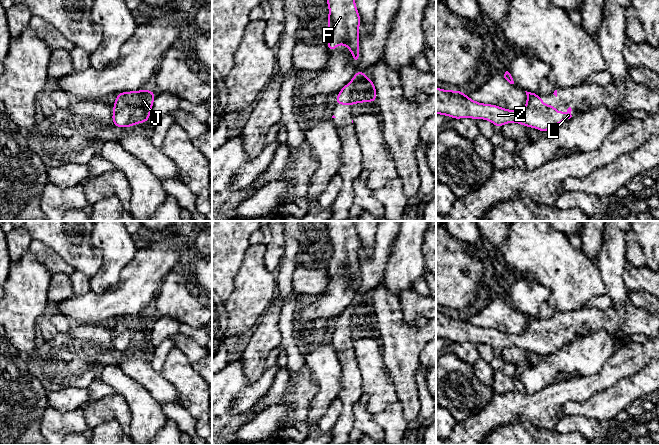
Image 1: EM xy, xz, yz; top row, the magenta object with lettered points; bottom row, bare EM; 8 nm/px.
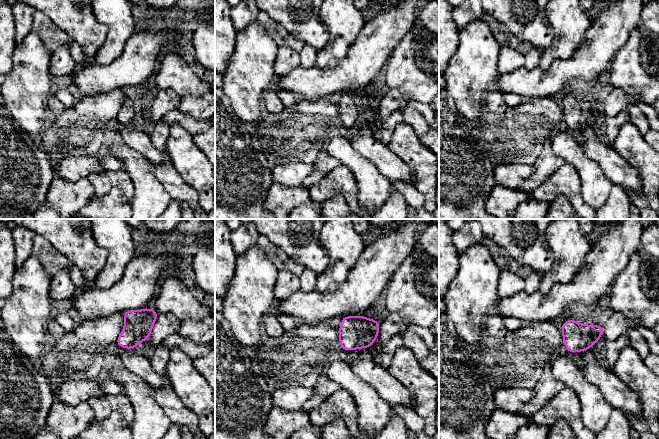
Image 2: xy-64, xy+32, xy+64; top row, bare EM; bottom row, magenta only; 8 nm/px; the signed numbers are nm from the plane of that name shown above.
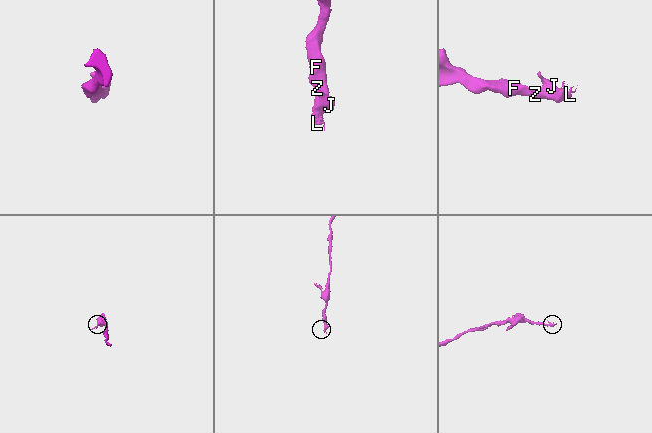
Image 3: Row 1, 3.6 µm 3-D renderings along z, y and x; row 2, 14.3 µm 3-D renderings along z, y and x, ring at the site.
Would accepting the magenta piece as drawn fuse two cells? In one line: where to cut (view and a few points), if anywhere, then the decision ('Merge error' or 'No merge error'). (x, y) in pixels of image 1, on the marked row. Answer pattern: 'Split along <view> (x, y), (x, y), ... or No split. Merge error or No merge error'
No split. No merge error

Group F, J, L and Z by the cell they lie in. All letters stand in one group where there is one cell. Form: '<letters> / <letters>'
F J L Z

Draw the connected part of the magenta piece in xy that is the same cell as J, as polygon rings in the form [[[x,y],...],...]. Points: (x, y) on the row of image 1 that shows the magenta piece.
[[[148,89],[116,94],[112,114],[113,125],[126,128],[148,122],[155,96],[156,93]]]

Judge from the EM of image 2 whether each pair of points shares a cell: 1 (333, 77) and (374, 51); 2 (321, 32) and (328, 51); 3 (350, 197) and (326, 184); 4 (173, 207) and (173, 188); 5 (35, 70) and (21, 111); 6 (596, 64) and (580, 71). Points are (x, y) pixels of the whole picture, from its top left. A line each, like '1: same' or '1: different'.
1: same
2: different
3: same
4: different
5: same
6: same

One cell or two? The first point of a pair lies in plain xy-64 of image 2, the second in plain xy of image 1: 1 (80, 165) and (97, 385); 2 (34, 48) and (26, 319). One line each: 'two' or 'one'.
1: two
2: one

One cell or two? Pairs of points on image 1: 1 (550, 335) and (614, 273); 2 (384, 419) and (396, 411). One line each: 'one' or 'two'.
1: two
2: one

